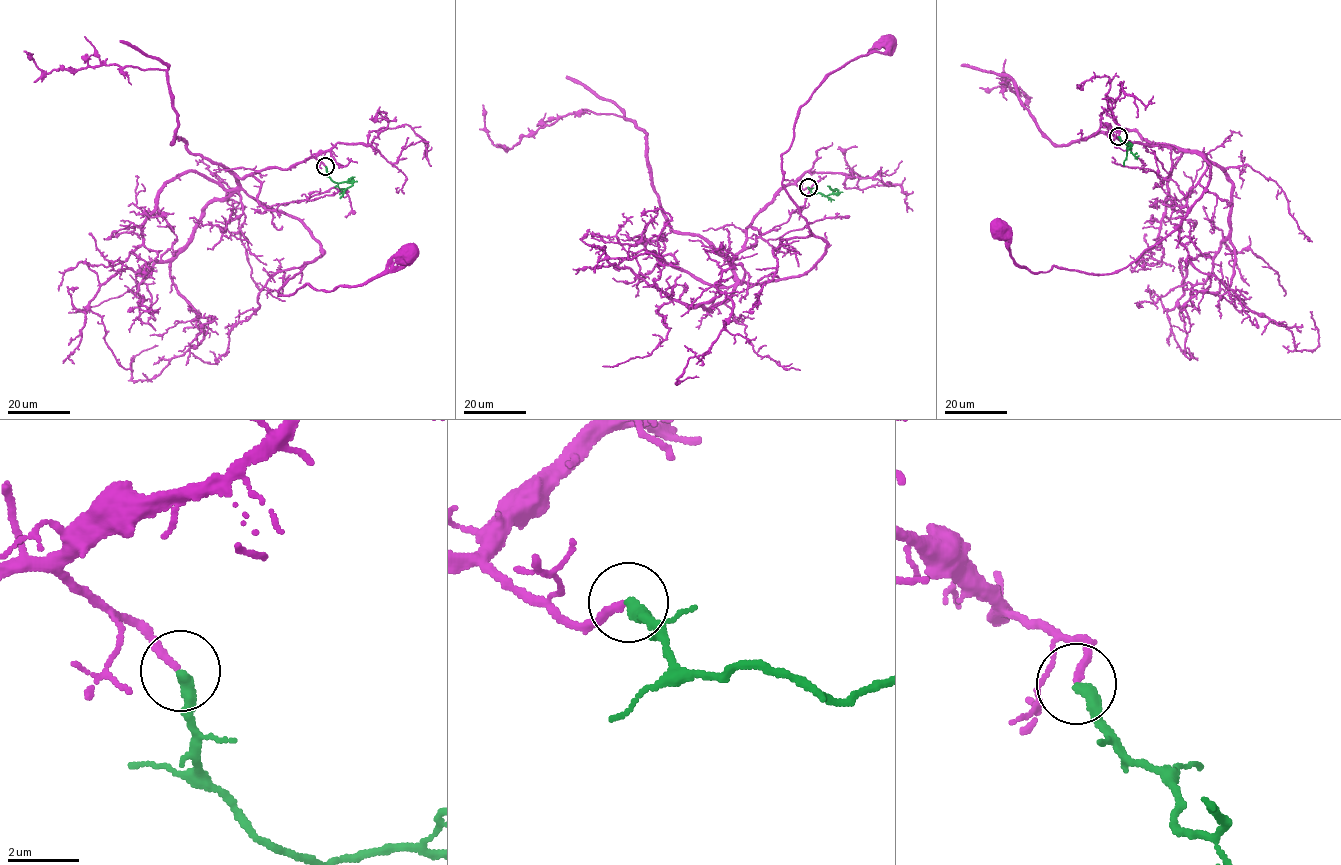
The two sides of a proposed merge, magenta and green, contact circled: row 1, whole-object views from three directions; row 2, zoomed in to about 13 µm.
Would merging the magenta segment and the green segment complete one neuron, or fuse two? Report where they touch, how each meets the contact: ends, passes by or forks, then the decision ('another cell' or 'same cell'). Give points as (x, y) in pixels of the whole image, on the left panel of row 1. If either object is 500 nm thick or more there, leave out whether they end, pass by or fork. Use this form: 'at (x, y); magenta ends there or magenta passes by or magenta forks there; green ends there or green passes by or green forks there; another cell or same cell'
at (325, 166); magenta ends there; green ends there; same cell

